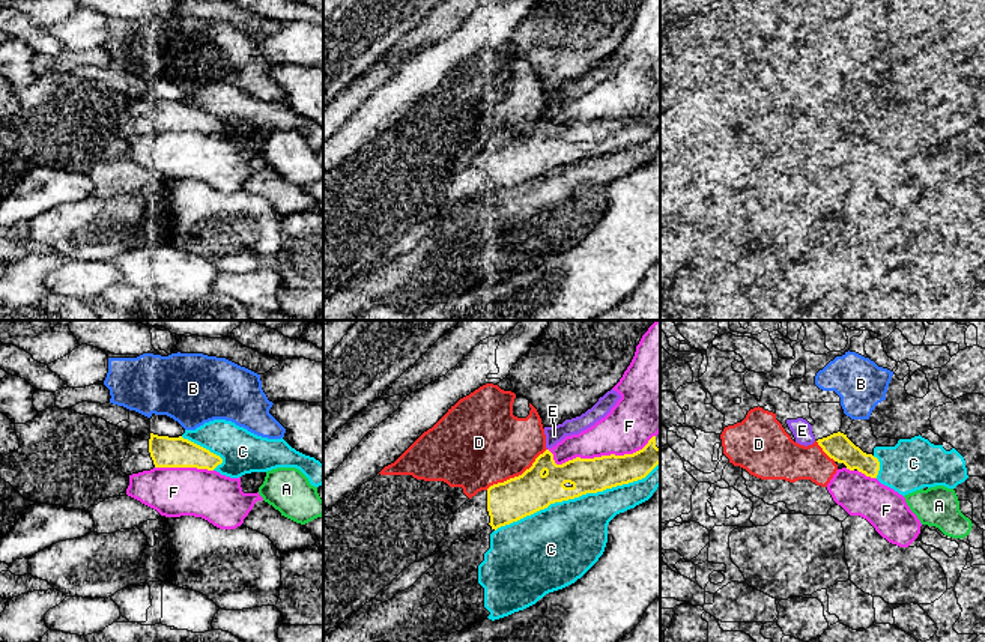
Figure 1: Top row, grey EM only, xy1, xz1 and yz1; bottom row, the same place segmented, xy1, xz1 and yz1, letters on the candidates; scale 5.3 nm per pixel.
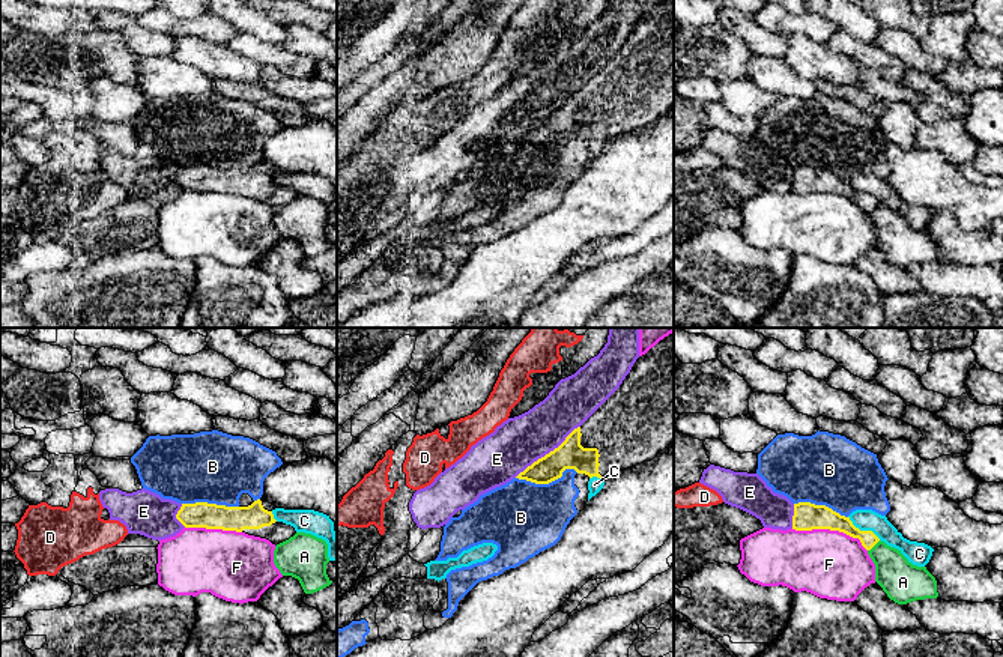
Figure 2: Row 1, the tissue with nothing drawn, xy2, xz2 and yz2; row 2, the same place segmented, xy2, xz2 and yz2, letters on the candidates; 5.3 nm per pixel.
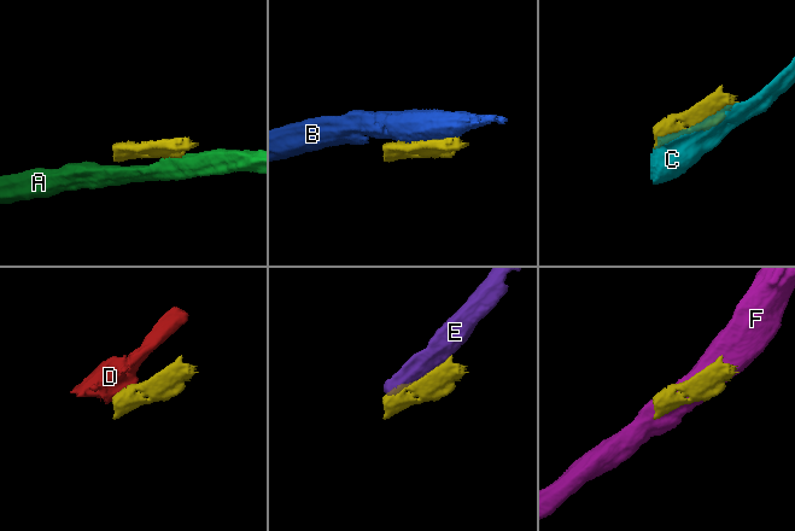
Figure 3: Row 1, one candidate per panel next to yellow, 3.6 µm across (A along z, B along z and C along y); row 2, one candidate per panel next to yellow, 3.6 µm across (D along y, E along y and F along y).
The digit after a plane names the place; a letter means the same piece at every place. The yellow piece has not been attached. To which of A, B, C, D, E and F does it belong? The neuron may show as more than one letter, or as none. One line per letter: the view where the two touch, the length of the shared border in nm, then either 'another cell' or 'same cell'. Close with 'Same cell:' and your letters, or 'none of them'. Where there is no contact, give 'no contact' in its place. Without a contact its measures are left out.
A: contact in yz2; length 90 nm; another cell
B: contact in xz2; length 340 nm; another cell
C: contact in xz1; length 950 nm; another cell
D: contact in xz1; length 400 nm; another cell
E: contact in xz2; length 440 nm; another cell
F: contact in xz1; length 600 nm; another cell
Same cell: none of them

